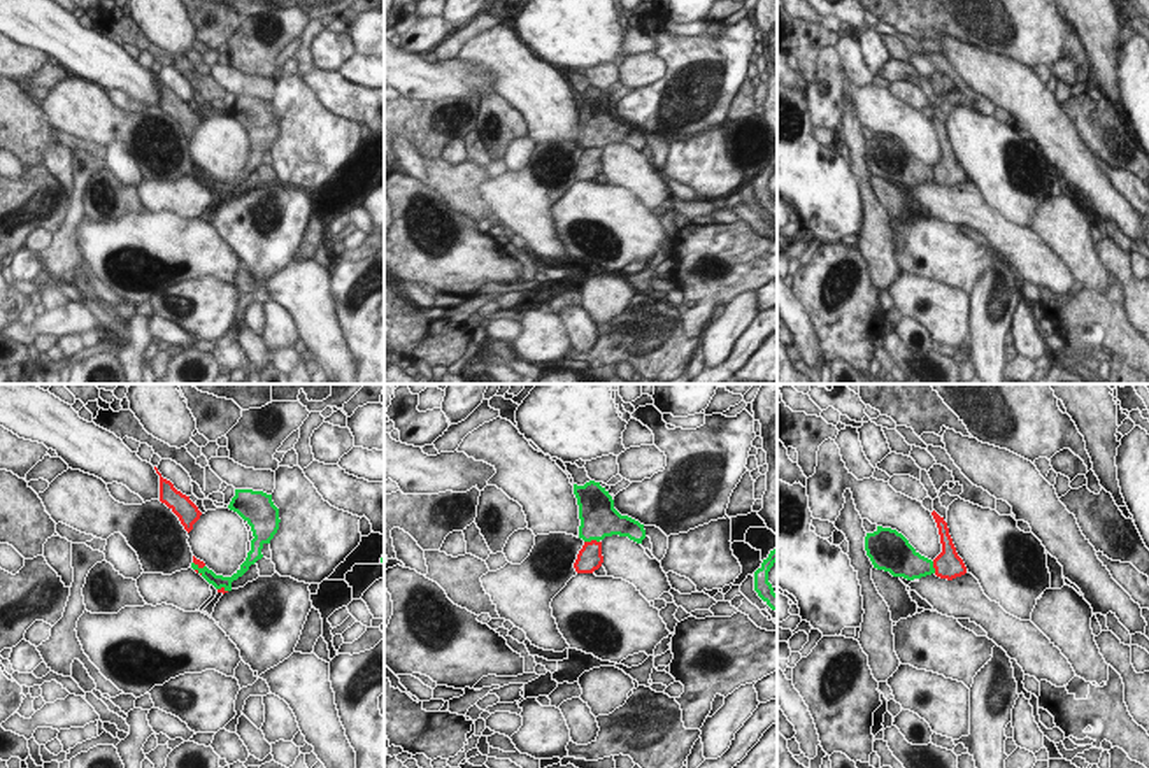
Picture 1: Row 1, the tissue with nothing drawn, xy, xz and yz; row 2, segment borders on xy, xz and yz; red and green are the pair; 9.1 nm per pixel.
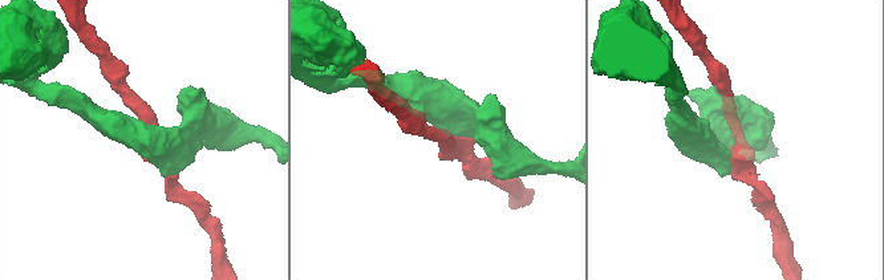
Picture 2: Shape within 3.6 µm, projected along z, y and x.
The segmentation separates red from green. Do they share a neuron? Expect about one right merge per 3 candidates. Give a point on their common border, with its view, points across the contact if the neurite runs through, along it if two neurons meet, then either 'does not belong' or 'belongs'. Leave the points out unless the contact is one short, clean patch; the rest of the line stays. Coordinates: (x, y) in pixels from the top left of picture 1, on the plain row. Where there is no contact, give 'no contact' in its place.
contact xz (592, 148); border xz (599, 148), (585, 149); does not belong

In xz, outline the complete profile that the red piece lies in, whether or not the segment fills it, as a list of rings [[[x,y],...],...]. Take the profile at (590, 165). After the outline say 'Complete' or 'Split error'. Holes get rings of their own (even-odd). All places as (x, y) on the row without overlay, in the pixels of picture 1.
[[[591,147],[584,149],[574,170],[574,175],[577,181],[593,181],[602,174],[602,170],[603,170],[602,149]]]. Complete.

